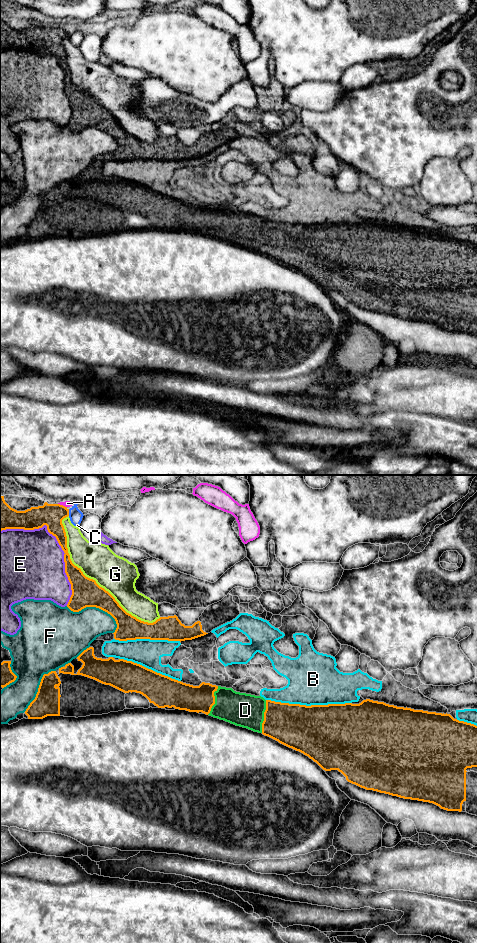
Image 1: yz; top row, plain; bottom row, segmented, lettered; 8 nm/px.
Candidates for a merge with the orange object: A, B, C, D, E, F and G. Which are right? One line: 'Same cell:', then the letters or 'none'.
Same cell: D

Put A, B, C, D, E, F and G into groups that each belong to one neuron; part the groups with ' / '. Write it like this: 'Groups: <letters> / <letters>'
Groups: A / B / C / D / E / F / G

